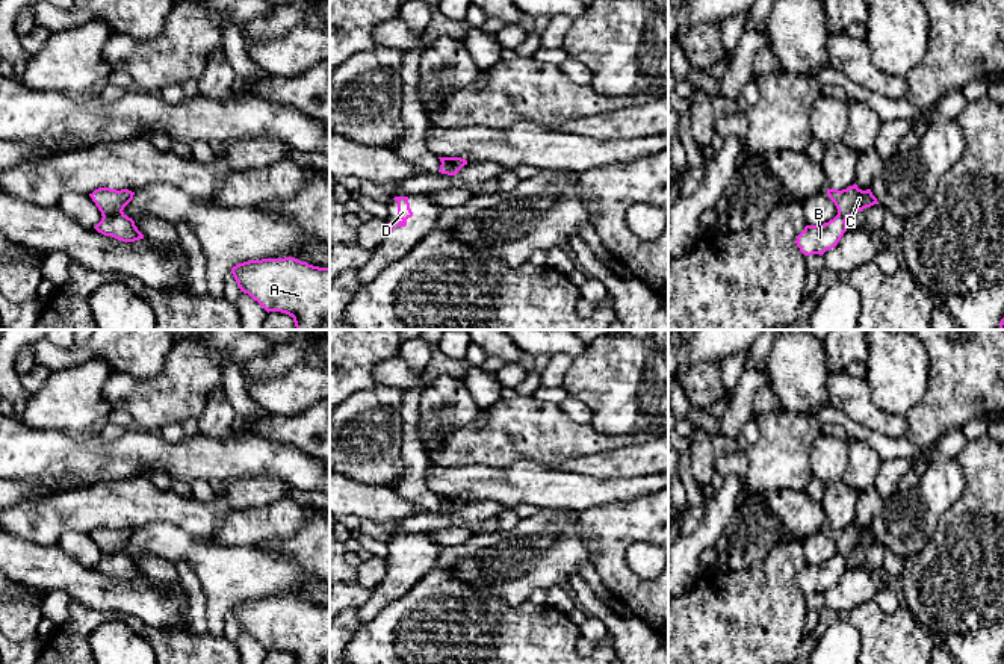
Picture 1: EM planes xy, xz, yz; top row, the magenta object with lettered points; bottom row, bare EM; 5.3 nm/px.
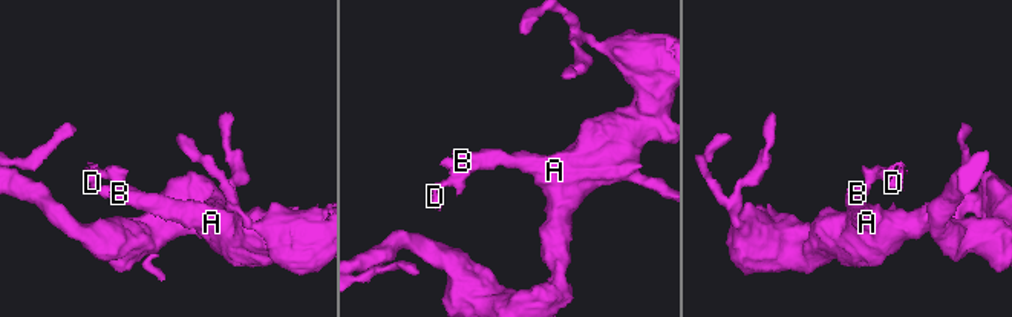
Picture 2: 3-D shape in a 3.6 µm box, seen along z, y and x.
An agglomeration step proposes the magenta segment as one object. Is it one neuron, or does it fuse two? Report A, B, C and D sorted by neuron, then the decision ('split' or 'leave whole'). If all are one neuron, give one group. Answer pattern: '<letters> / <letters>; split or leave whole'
A B / C D; split

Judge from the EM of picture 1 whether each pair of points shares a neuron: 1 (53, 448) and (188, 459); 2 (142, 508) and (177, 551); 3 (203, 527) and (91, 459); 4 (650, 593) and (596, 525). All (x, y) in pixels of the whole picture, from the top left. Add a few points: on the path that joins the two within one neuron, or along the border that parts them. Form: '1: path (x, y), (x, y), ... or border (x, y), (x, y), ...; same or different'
1: path (86, 453), (154, 454); same
2: border (135, 530), (158, 522), (168, 522), (188, 534); different
3: border (133, 477), (105, 481); different
4: path (631, 584), (610, 563), (608, 545); same

